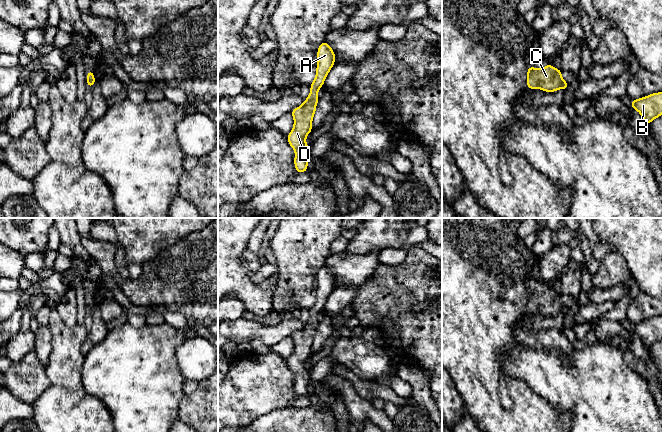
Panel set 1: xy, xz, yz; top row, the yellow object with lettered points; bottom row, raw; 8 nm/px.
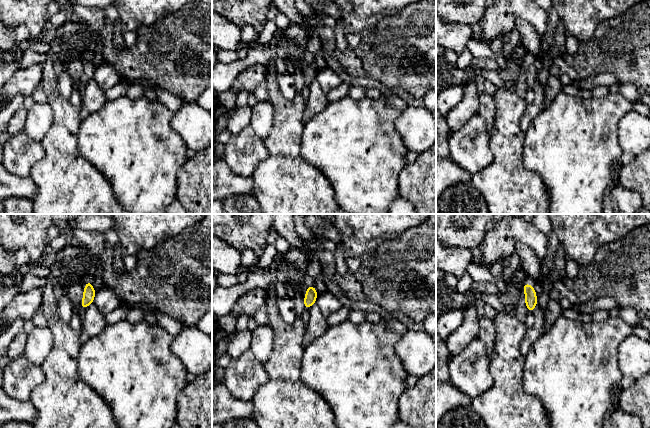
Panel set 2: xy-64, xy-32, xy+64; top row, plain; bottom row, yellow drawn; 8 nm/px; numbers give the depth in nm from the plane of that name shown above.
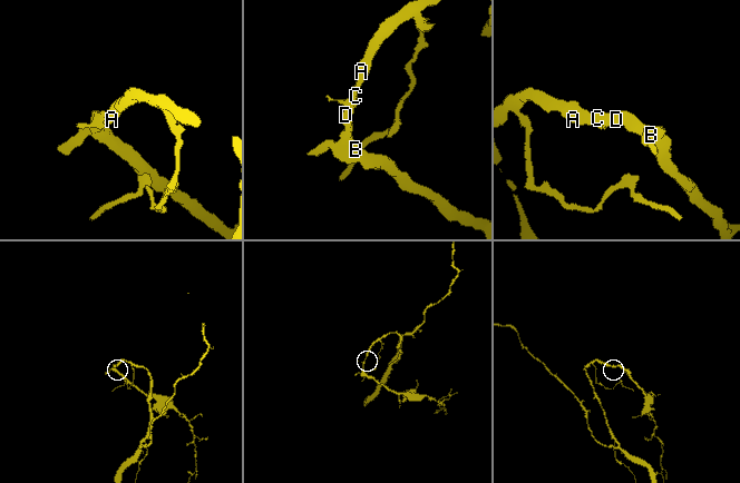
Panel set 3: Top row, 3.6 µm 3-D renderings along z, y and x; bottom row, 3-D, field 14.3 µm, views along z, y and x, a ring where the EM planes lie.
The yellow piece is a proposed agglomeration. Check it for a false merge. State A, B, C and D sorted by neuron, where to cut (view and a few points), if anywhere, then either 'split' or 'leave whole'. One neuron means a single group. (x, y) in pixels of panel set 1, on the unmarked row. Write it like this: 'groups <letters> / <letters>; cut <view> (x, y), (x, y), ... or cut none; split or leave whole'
groups A B C D; cut none; leave whole

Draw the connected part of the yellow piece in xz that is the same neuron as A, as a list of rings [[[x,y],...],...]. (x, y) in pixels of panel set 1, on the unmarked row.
[[[324,264],[317,274],[318,287],[316,301],[311,307],[310,318],[300,331],[291,335],[294,343],[292,355],[287,359],[289,369],[295,375],[294,389],[297,398],[308,396],[307,388],[310,381],[310,372],[306,368],[306,360],[312,355],[312,344],[316,337],[319,325],[318,314],[323,311],[324,305],[335,288],[335,276]]]

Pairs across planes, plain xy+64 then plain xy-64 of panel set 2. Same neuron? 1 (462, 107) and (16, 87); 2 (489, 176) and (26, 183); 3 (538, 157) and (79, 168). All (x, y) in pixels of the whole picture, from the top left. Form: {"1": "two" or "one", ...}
{"1": "two", "2": "two", "3": "two"}

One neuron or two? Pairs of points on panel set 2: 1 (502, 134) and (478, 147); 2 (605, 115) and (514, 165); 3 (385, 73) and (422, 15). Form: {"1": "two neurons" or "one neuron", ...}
{"1": "two neurons", "2": "two neurons", "3": "one neuron"}

